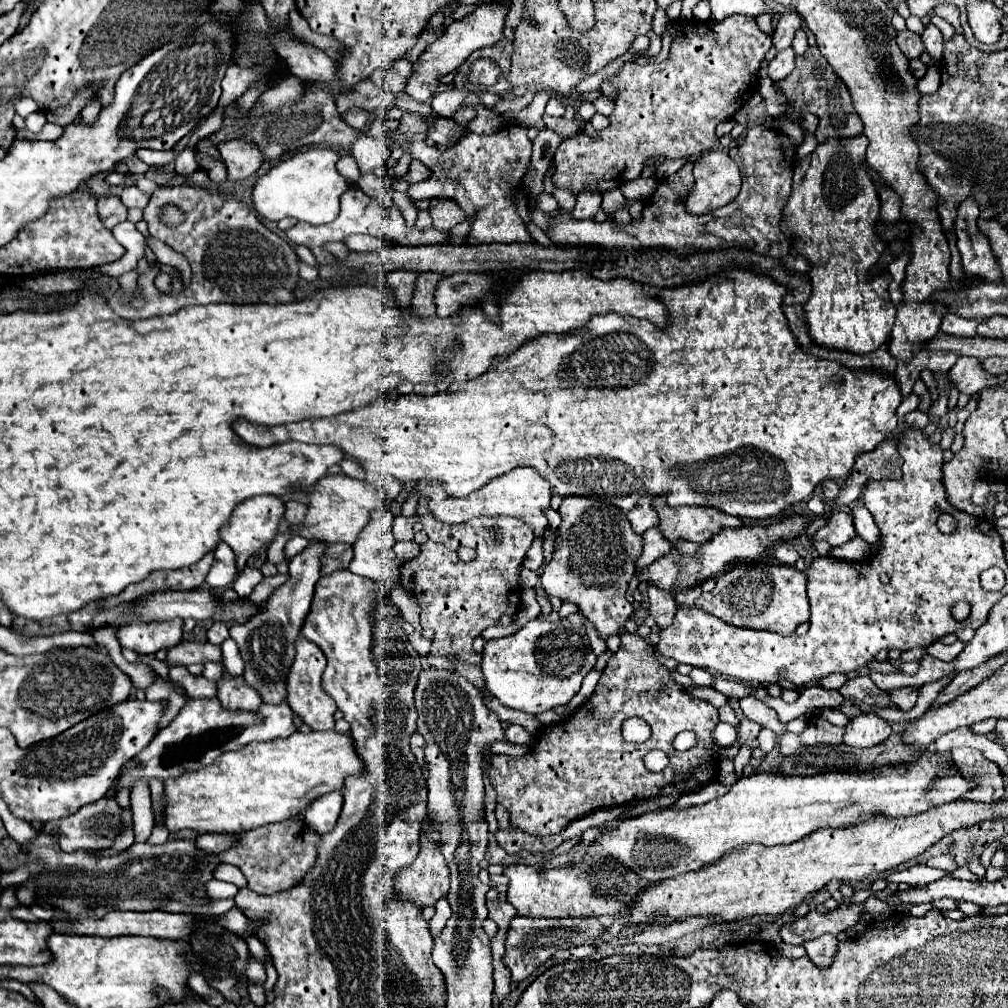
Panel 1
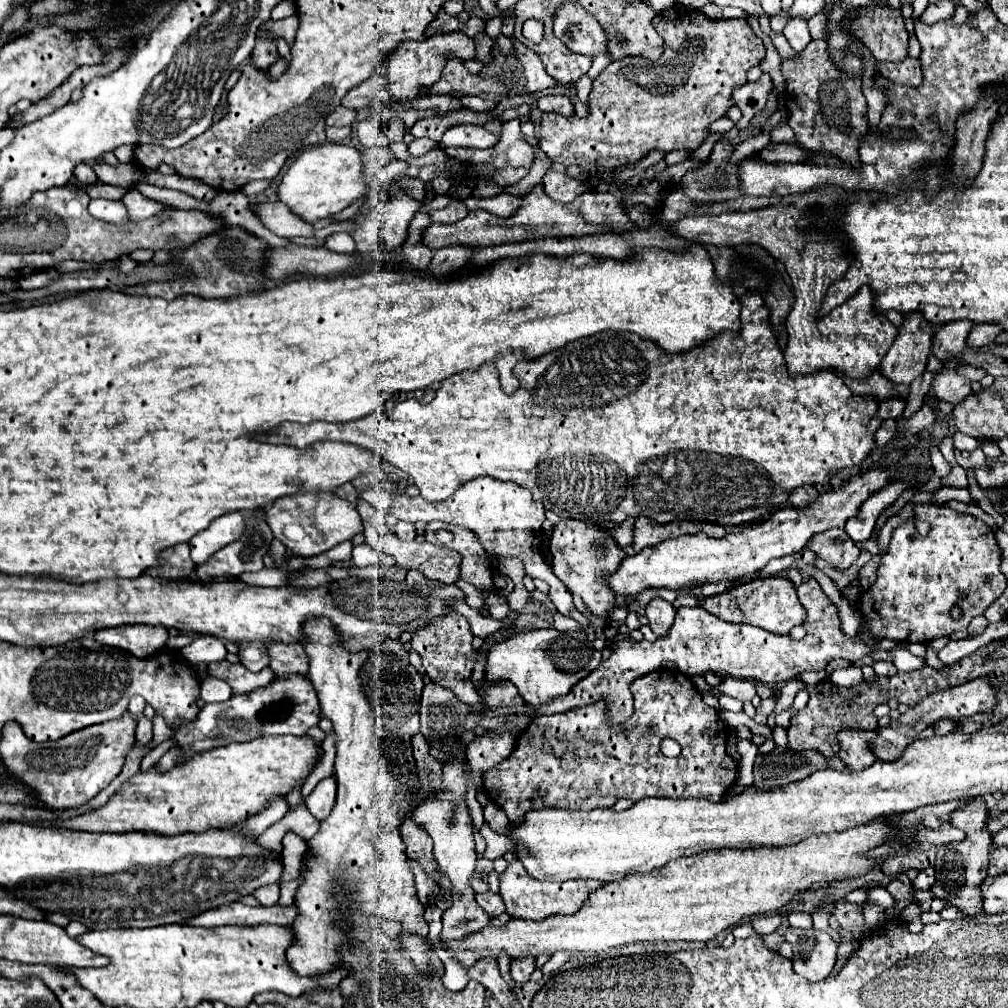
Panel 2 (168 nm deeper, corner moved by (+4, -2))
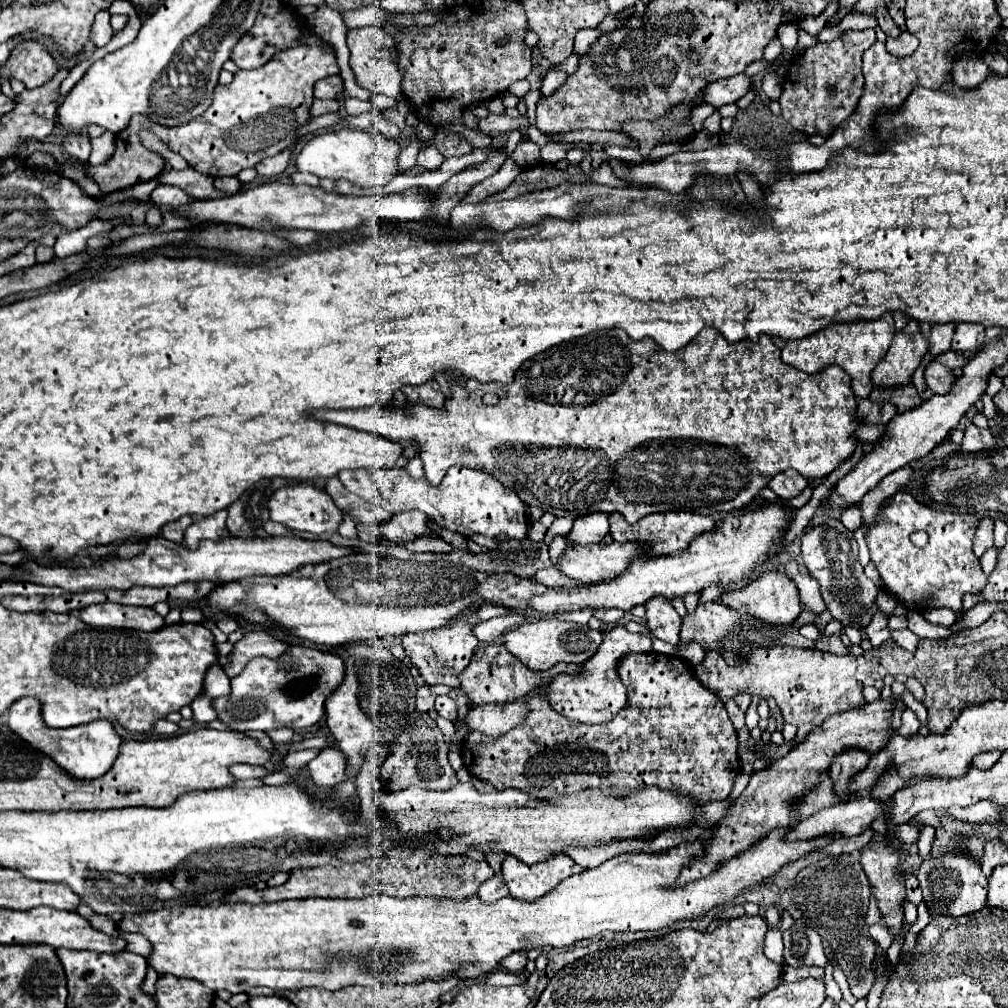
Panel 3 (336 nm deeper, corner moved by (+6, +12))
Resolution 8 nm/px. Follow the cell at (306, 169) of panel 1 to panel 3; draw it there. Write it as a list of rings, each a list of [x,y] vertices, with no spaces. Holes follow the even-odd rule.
[[[359,129],[327,131],[313,137],[303,147],[303,151],[297,157],[297,171],[331,179],[343,177],[363,189],[383,189],[395,175],[403,171],[399,167],[399,153],[401,145],[393,139],[385,139],[377,131],[359,131]]]

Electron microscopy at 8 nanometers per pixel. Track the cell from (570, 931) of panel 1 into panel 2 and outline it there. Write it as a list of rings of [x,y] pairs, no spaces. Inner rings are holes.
[[[525,955],[525,959],[513,959],[511,961],[511,977],[517,983],[527,981],[527,975],[531,975],[535,971],[535,957],[533,955]]]

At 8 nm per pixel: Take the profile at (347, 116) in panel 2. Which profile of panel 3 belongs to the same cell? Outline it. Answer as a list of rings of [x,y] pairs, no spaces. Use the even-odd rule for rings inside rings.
[[[313,101],[311,103],[311,109],[309,109],[309,115],[311,117],[319,117],[319,115],[325,115],[325,113],[335,113],[339,111],[339,103],[337,101]]]

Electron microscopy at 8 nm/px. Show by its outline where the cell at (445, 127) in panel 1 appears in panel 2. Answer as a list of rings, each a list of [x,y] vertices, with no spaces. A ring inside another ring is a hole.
[[[457,125],[443,133],[443,139],[439,141],[441,147],[477,147],[487,149],[497,143],[497,137],[485,131],[483,127],[475,125]]]

